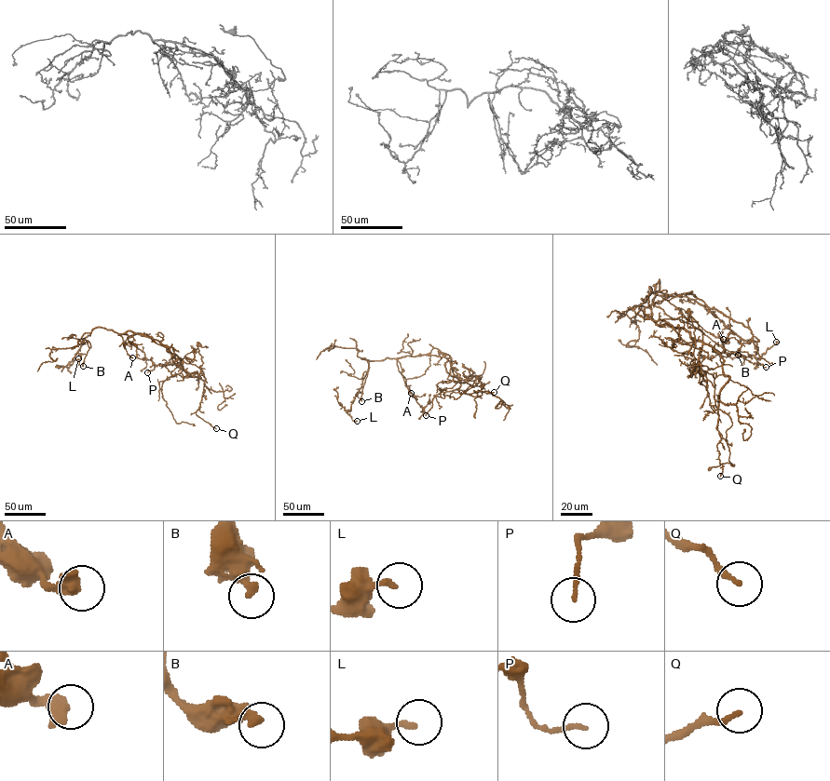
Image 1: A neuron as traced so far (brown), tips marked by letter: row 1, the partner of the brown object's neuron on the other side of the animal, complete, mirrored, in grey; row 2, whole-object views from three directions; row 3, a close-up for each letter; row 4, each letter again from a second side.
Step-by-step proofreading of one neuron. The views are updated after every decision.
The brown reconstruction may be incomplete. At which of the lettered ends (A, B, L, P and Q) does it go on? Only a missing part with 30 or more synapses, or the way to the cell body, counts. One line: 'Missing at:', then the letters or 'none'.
Missing at: none

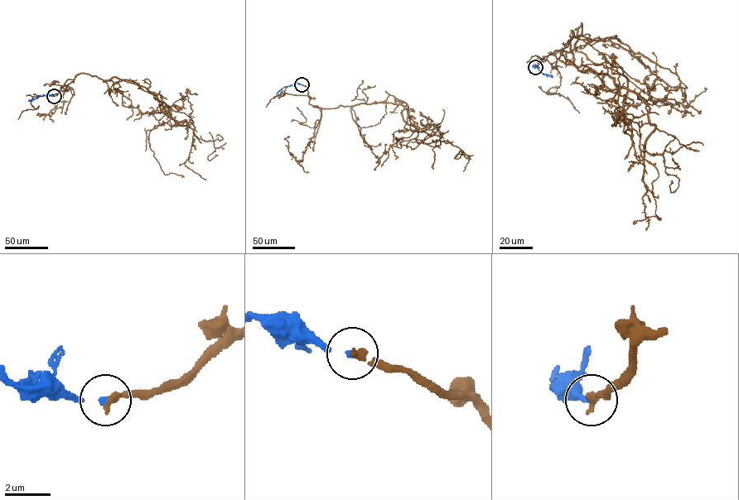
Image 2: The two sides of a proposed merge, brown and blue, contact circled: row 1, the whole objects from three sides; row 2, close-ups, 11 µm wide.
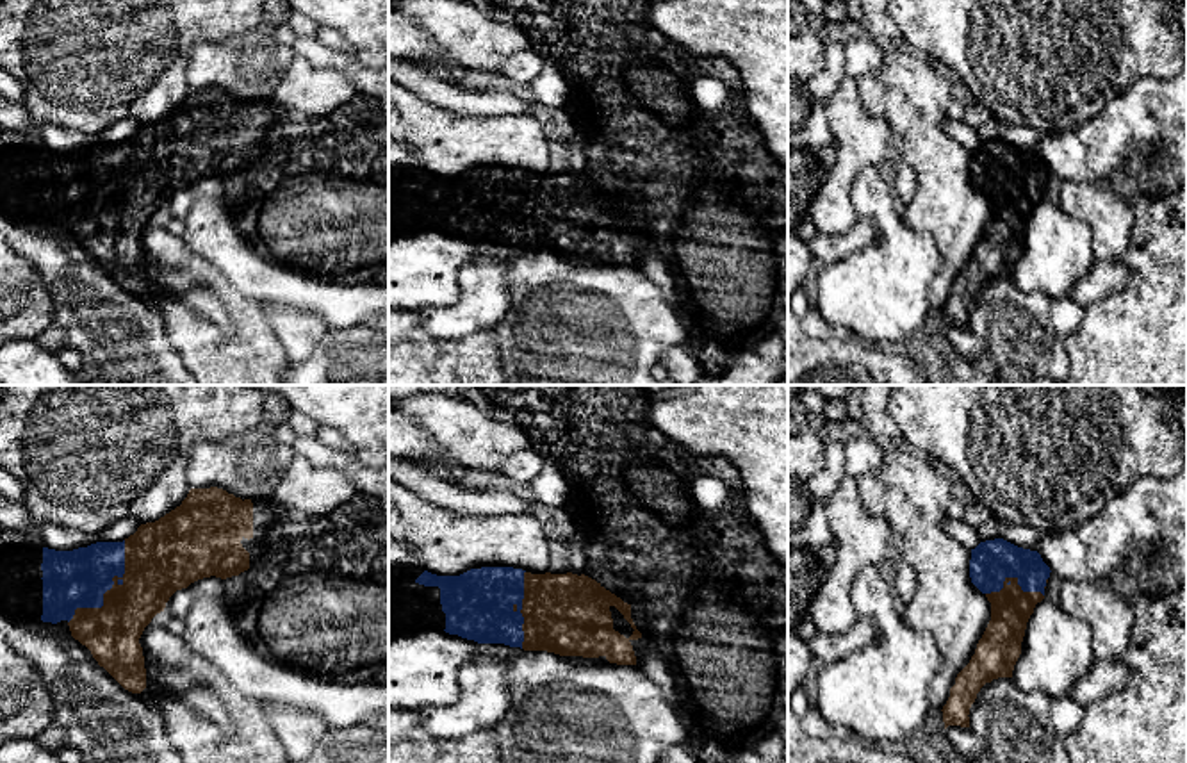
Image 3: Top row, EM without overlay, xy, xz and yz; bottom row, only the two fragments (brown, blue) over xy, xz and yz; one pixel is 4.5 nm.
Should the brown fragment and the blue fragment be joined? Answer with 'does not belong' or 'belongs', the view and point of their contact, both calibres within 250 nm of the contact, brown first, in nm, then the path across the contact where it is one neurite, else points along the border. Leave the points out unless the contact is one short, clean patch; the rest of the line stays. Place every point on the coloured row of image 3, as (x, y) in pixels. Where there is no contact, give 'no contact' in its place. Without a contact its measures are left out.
belongs; contact xy (106, 592); calibres 280 and 260 nm

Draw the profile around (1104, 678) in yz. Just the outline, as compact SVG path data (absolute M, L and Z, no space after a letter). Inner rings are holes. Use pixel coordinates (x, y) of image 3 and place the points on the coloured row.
M1094 660L1091 670L1071 686L1068 695L1085 708L1125 688L1130 676L1130 669L1121 661L1107 663Z

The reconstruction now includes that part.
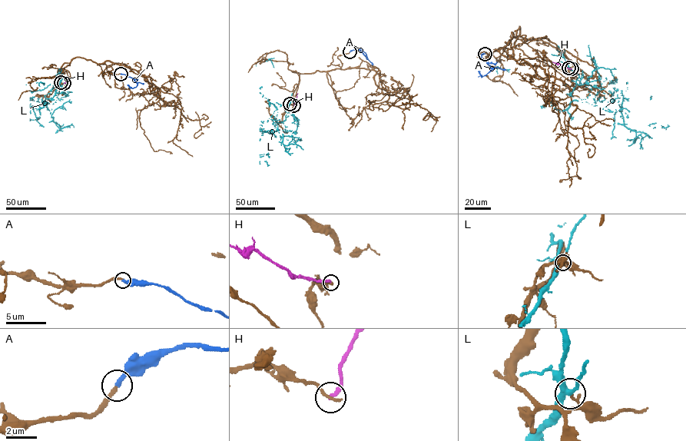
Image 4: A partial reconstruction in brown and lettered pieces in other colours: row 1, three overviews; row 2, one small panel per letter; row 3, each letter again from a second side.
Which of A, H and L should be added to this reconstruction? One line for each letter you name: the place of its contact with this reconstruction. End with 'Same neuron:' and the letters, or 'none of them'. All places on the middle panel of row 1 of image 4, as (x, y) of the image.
A: (349, 51)
Same neuron: A

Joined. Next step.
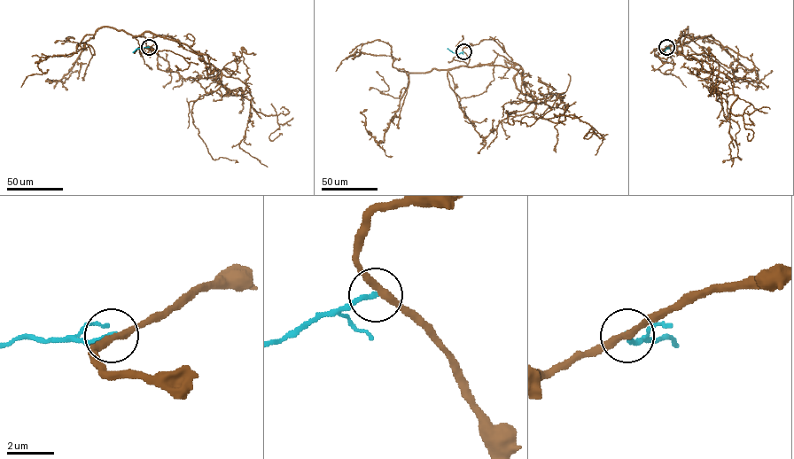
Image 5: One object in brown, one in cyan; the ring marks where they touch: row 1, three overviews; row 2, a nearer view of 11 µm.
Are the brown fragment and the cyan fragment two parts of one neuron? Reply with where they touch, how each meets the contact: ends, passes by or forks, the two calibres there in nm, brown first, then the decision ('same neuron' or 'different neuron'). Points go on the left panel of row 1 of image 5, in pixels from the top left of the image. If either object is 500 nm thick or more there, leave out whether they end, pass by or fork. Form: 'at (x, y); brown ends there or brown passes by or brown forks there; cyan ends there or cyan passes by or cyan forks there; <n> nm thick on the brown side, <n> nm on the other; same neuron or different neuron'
at (149, 47); brown passes by; cyan ends there; 280 nm thick on the brown side, 200 nm on the other; different neuron

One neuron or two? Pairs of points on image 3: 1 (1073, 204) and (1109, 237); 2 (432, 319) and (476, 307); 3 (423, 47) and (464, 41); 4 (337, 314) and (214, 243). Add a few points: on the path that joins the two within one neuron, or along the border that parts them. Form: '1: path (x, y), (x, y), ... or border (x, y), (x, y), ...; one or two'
1: path (1084, 207), (1104, 227); one
2: path (442, 319), (460, 319), (466, 316); one
3: border (410, 18), (469, 70); two
4: path (307, 293), (264, 280), (245, 266); one

